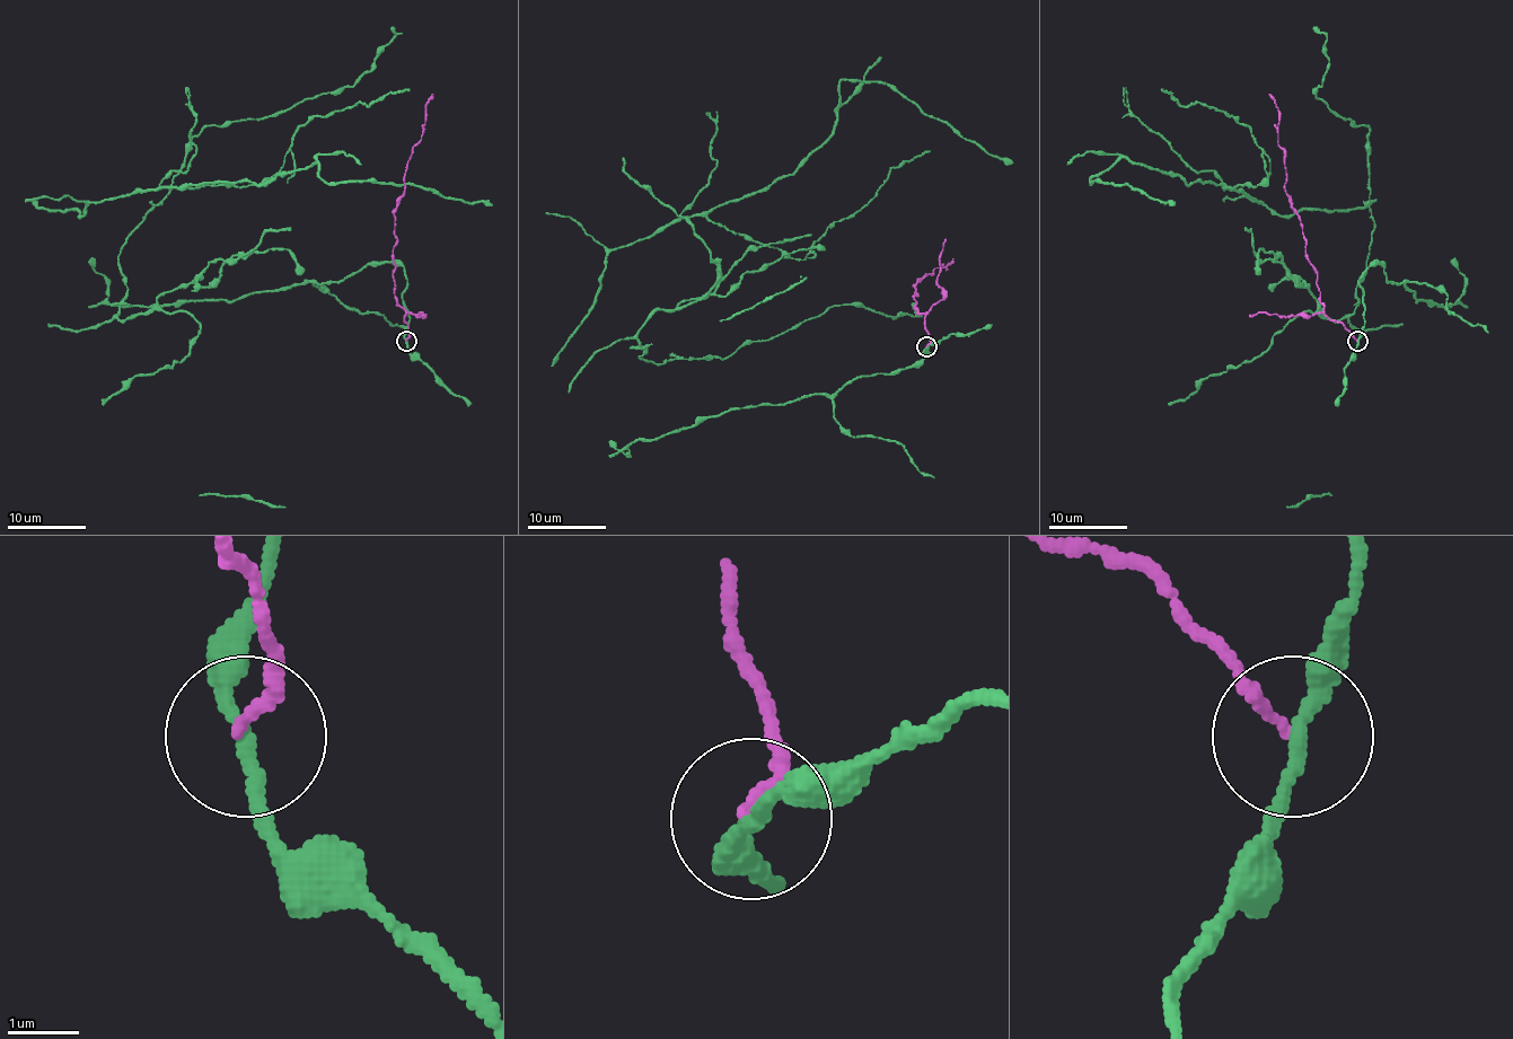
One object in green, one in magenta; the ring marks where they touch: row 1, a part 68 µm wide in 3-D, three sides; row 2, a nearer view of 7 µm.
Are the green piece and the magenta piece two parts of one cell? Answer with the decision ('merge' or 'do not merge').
do not merge

